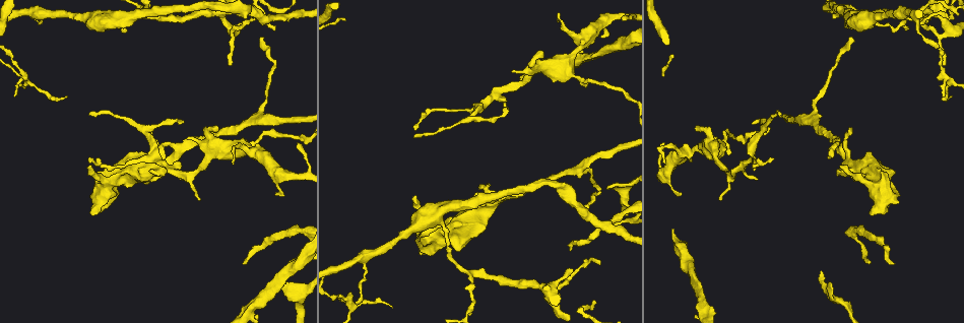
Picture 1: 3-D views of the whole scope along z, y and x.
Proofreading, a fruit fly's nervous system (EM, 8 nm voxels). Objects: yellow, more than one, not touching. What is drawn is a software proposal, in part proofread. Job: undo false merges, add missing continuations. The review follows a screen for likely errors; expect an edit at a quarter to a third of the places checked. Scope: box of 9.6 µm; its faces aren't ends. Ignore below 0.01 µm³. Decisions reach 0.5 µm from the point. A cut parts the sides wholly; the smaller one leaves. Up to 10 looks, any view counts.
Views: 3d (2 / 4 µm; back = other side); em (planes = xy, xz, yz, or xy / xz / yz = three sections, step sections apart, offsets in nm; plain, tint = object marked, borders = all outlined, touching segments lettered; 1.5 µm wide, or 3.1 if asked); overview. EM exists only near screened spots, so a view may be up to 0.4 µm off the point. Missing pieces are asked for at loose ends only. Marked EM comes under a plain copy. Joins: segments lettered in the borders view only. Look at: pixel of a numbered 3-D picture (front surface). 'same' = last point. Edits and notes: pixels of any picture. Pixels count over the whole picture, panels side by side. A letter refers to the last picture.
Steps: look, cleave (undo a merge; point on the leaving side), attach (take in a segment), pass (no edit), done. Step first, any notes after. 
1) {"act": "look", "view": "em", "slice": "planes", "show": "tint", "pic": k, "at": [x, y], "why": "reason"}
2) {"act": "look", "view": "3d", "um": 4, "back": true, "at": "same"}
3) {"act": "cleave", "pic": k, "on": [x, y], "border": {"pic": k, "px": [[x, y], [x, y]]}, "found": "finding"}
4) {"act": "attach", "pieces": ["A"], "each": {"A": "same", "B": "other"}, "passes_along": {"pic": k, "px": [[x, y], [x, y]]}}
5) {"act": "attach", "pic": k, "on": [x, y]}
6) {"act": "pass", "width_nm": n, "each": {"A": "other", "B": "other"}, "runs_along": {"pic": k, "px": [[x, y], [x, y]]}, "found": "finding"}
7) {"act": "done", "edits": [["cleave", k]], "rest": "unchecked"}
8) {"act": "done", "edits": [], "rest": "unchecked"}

{"act": "look", "view": "3d", "um": 4, "pic": 1, "at": [679, 194]}

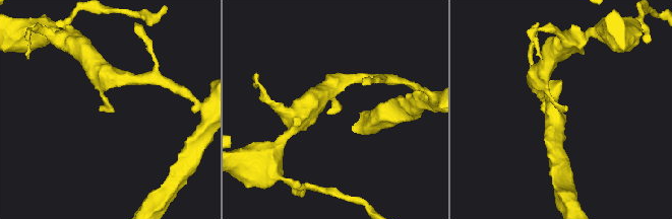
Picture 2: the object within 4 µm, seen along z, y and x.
{"act": "look", "view": "em", "slice": "planes", "show": "borders", "pic": 2, "at": [99, 110], "why": "now the EM"}

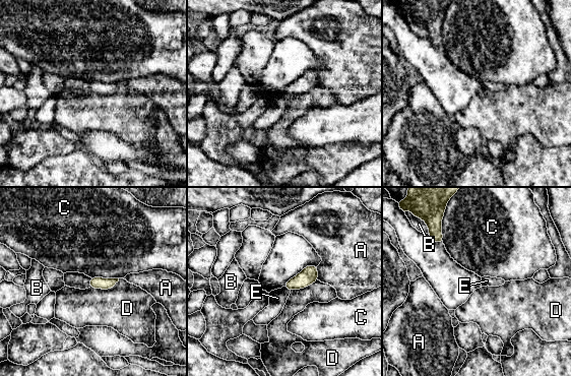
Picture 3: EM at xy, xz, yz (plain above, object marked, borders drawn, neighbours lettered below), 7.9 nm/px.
{"act": "attach", "pieces": ["E"], "each": {"A": "other", "B": "other", "C": "other", "D": "other", "E": "same"}, "passes_along": {"pic": 3, "px": [[309, 274], [287, 288], [277, 298]]}, "found": "it goes on there"}

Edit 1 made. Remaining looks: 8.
{"act": "look", "view": "em", "slice": "planes", "show": "borders", "pic": 1, "at": [243, 264], "why": "branch stops here"}

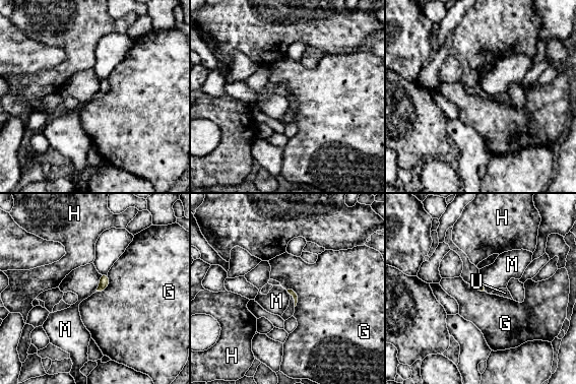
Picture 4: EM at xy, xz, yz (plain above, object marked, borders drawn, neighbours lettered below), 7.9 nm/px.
{"act": "attach", "pieces": ["U"], "each": {"G": "other", "H": "other", "M": "other", "U": "same"}, "passes_along": {"pic": 4, "px": [[291, 292], [295, 301], [290, 311]]}, "found": "the neuron continues"}

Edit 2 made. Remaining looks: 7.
{"act": "look", "view": "3d", "um": 2, "pic": 1, "at": [571, 172]}

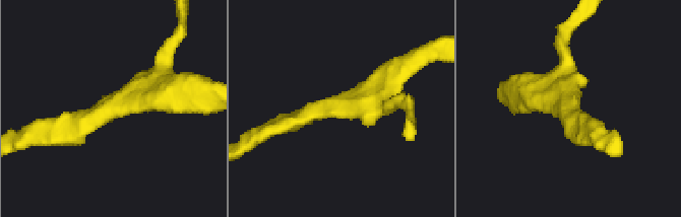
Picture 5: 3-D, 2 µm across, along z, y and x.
{"act": "look", "view": "em", "slice": "planes", "show": "borders", "pic": 5, "at": [110, 105], "arms": 3}

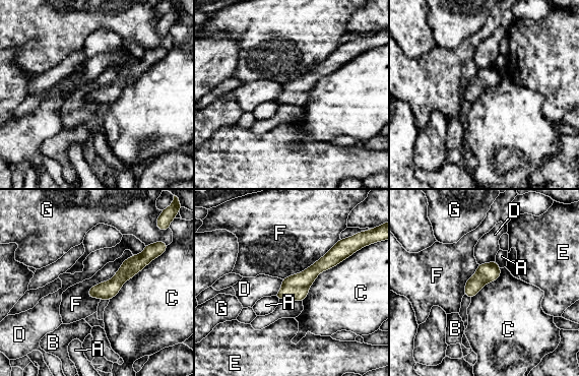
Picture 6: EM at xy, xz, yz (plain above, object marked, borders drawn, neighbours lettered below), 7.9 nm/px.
{"act": "pass", "each": {"A": "other", "B": "other", "C": "other", "D": "other", "E": "other", "F": "other", "G": "other"}, "border": {"pic": 6, "px": [[495, 260], [478, 264]]}, "found": "continuous, no second neuron"}

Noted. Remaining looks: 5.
{"act": "look", "view": "em", "slice": "planes", "show": "borders", "pic": 1, "at": [829, 158], "why": "free end"}

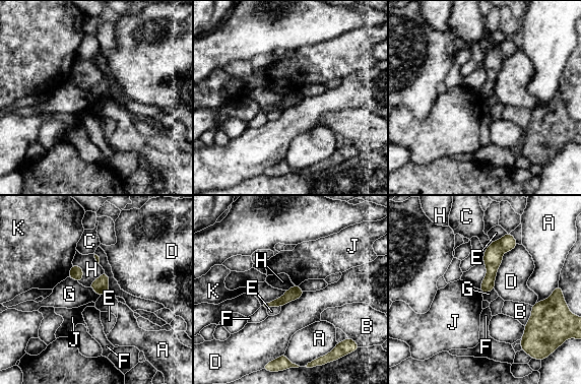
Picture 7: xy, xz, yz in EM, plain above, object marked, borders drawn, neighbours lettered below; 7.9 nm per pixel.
{"act": "pass", "each": {"A": "other", "B": "other", "C": "other", "D": "other", "E": "other", "F": "other", "G": "other", "H": "other", "J": "other", "K": "other"}, "border": {"pic": 7, "px": [[286, 291], [281, 296], [262, 305]]}, "found": "none of them fits"}

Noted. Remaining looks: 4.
{"act": "done", "edits": [["attach", 3], ["attach", 4]], "rest": "unchecked"}

